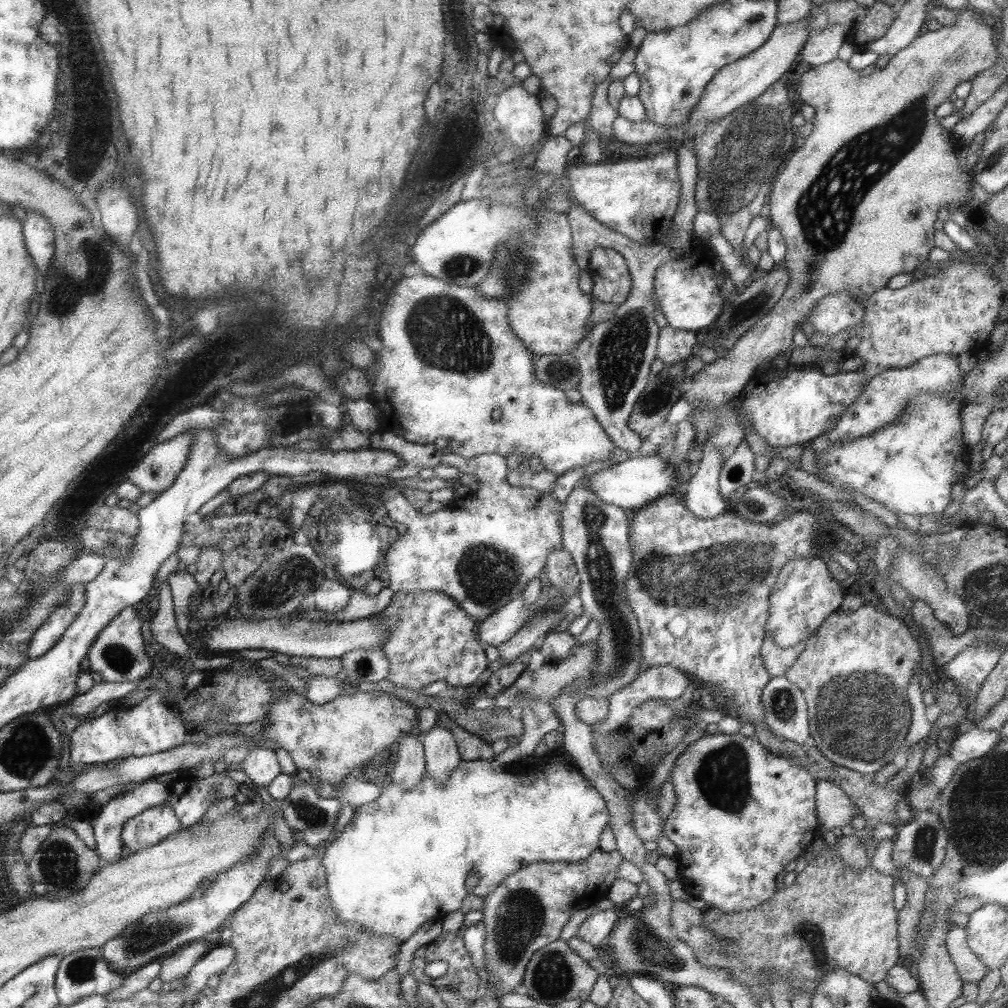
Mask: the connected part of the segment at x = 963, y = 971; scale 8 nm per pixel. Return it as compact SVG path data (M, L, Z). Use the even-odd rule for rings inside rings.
M952 924L947 931L946 951L956 968L962 982L978 983L986 973L986 966L971 952L966 943L966 932L963 926Z

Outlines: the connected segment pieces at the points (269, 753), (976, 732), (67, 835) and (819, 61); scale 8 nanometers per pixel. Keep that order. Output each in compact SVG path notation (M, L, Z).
M260 746L250 750L238 768L256 787L267 786L275 776L281 773L274 751Z
M979 727L971 728L964 733L956 733L947 756L952 758L959 766L968 760L983 756L999 740L998 731L983 730Z
M52 825L52 830L41 842L39 848L26 859L27 870L33 883L45 885L44 898L61 900L82 890L89 877L103 865L93 849L89 849L77 838L75 832L66 826Z
M832 24L825 30L810 32L805 44L800 50L799 59L806 67L821 66L837 56L837 50L843 42L848 40L849 24L841 26Z

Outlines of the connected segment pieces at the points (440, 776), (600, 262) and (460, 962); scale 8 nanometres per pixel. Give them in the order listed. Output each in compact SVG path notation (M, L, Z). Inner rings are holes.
M433 725L421 735L424 750L424 772L438 784L444 784L447 772L451 772L459 763L459 753L453 735L440 725Z
M595 247L590 251L585 270L593 282L589 302L593 298L615 306L625 302L631 281L624 258L617 251Z
M461 930L456 933L448 933L440 940L435 939L426 945L421 945L411 956L408 973L412 975L416 983L429 984L435 987L436 990L437 988L450 988L450 990L454 990L460 998L467 1000L467 1002L473 1003L478 997L478 988L481 985L480 980L469 958L469 953L465 952ZM433 960L441 960L441 962L447 964L446 972L435 979L429 978L423 973L425 964L433 962Z

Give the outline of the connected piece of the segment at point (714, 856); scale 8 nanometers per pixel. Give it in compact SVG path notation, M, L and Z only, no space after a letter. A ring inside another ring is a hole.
M723 733L701 736L675 759L670 772L675 804L662 821L662 832L676 848L682 888L722 913L749 910L780 887L784 866L803 854L818 836L814 807L816 778L787 757L767 751L753 736Z

